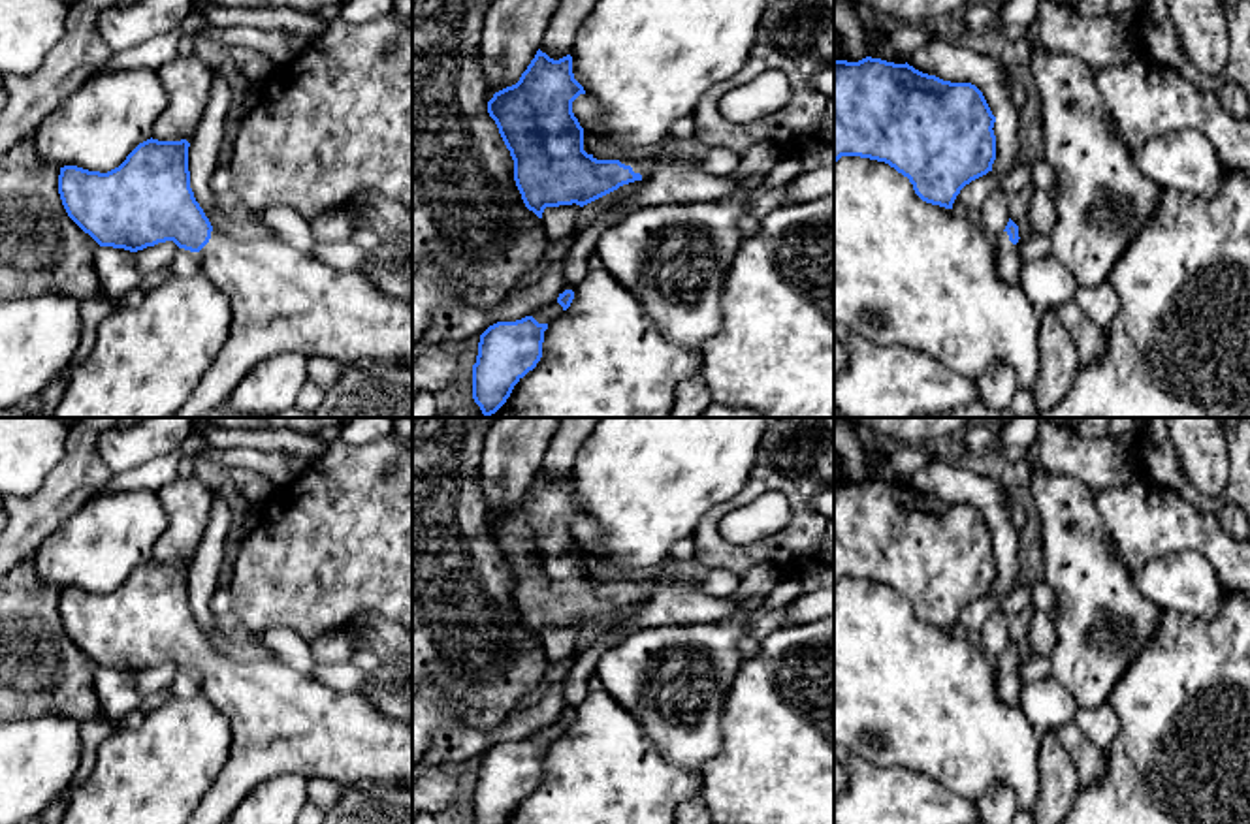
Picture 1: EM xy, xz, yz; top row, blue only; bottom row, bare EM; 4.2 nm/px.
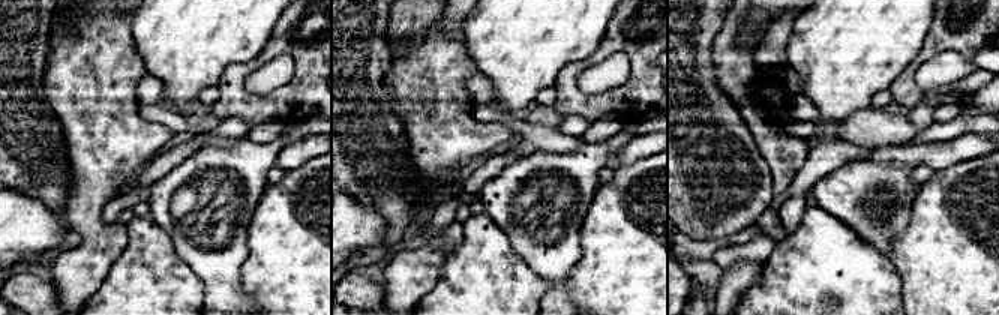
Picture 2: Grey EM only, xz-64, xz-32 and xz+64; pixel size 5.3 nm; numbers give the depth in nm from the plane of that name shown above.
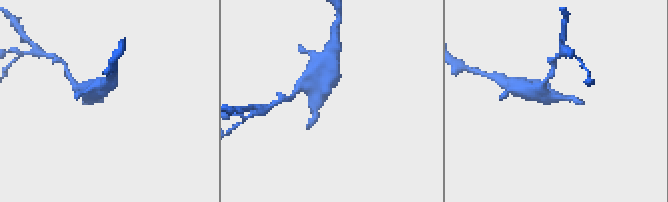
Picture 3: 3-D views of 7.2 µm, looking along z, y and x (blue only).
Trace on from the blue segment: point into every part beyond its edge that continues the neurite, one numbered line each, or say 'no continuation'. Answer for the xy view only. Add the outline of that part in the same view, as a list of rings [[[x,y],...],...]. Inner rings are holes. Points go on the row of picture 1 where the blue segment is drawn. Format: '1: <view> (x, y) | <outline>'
1: xy (283, 301) | [[[216,230],[198,260],[232,305],[232,329],[216,361],[173,418],[201,418],[224,406],[233,388],[260,361],[280,354],[301,354],[307,359],[324,356],[348,369],[412,367],[412,307],[380,292],[363,273],[333,269],[280,237],[239,241]]]

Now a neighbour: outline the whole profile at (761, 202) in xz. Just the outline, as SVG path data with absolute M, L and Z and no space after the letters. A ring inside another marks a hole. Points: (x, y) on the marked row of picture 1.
M787 184L774 188L751 188L747 198L747 214L764 218L768 213L779 209L787 198Z

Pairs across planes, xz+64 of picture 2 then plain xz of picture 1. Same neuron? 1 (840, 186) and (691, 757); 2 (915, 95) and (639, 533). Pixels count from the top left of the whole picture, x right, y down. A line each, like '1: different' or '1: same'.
1: same
2: different

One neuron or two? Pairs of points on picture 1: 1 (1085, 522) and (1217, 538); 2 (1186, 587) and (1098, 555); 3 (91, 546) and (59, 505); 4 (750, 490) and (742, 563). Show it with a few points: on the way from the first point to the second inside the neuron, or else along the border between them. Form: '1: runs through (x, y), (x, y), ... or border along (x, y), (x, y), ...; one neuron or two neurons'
1: border along (1094, 495), (1094, 507), (1115, 555), (1122, 563); two neurons
2: border along (1132, 572), (1136, 587), (1160, 608); two neurons
3: border along (100, 490), (36, 548); two neurons
4: runs through (729, 507), (714, 520), (714, 538), (721, 546); one neuron

